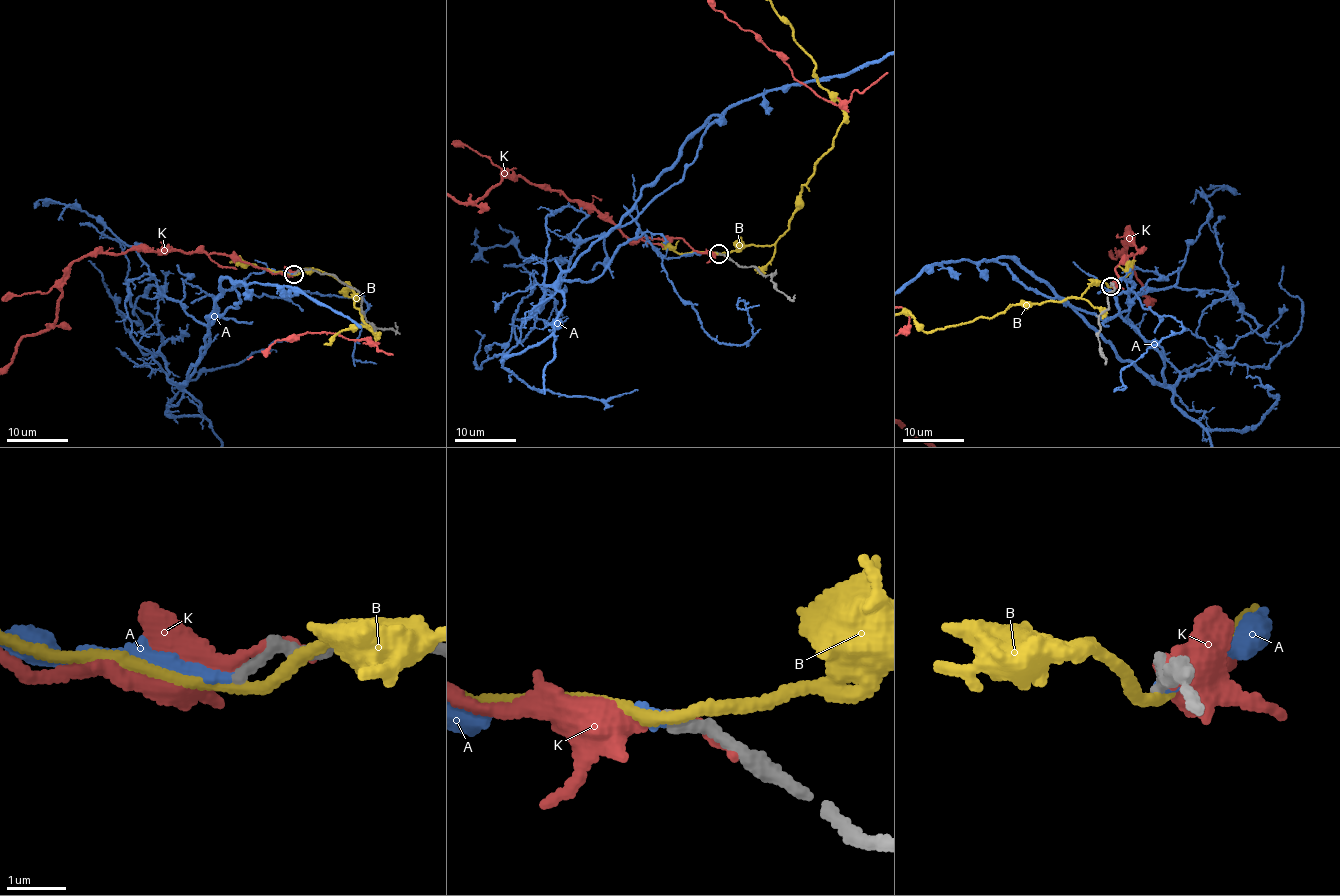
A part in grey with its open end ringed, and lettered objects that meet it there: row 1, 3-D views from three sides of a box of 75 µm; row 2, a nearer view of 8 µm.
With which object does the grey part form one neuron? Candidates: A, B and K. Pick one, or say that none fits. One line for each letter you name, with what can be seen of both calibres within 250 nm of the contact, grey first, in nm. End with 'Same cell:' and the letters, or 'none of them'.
A: calibres 200 and 200 nm
Same cell: A

